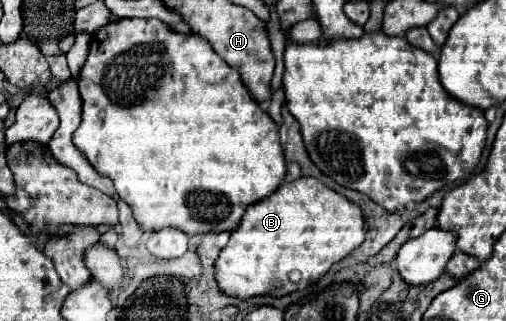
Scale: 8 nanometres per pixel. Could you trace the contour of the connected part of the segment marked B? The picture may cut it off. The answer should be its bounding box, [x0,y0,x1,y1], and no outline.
[215,176,367,300]

